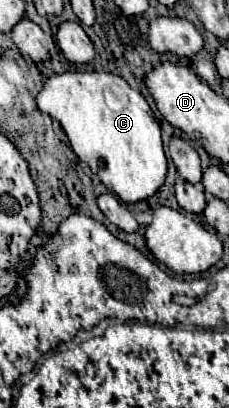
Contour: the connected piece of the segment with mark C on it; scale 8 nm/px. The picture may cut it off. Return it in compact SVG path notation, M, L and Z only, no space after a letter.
M64 71L52 75L36 97L38 109L60 121L70 147L124 203L154 195L166 177L160 125L146 99L122 77L106 71Z

